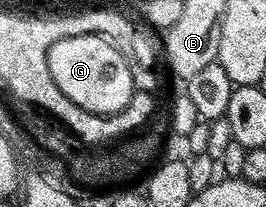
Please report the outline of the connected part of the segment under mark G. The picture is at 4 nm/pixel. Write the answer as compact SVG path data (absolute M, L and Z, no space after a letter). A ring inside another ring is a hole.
M66 36L61 42L57 42L49 50L49 70L53 74L53 82L65 94L68 100L74 102L81 111L87 111L97 117L115 116L130 106L132 98L136 94L135 79L129 74L127 60L112 41L101 36Z

